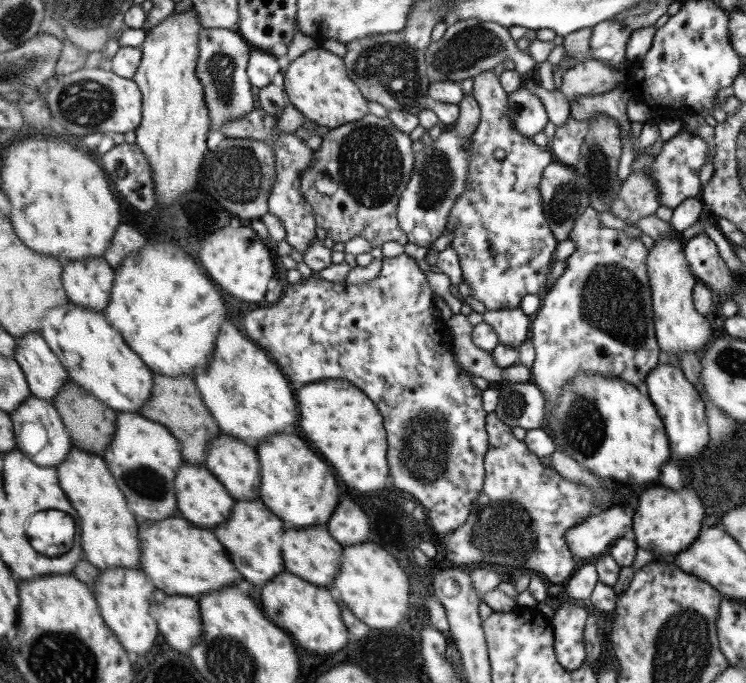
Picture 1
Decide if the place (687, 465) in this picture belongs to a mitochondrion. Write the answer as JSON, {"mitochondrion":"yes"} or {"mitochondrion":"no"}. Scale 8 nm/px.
{"mitochondrion":"no"}

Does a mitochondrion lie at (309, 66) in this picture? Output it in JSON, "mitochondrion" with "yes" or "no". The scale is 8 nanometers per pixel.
{"mitochondrion":"no"}

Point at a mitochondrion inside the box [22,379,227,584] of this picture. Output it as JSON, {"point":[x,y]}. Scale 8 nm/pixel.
{"point":[145,482]}

